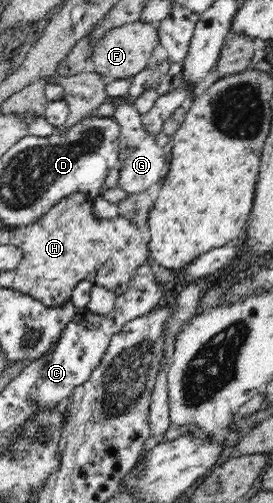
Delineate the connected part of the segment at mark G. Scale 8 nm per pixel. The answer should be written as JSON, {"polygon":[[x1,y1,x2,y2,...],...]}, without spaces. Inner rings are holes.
{"polygon":[[118,104,115,109,114,119,120,124,118,137,118,160,120,160,118,188,129,195,136,195,147,190,164,179,168,155,164,148,156,142,156,138,148,133,142,123,141,115,134,104]]}

